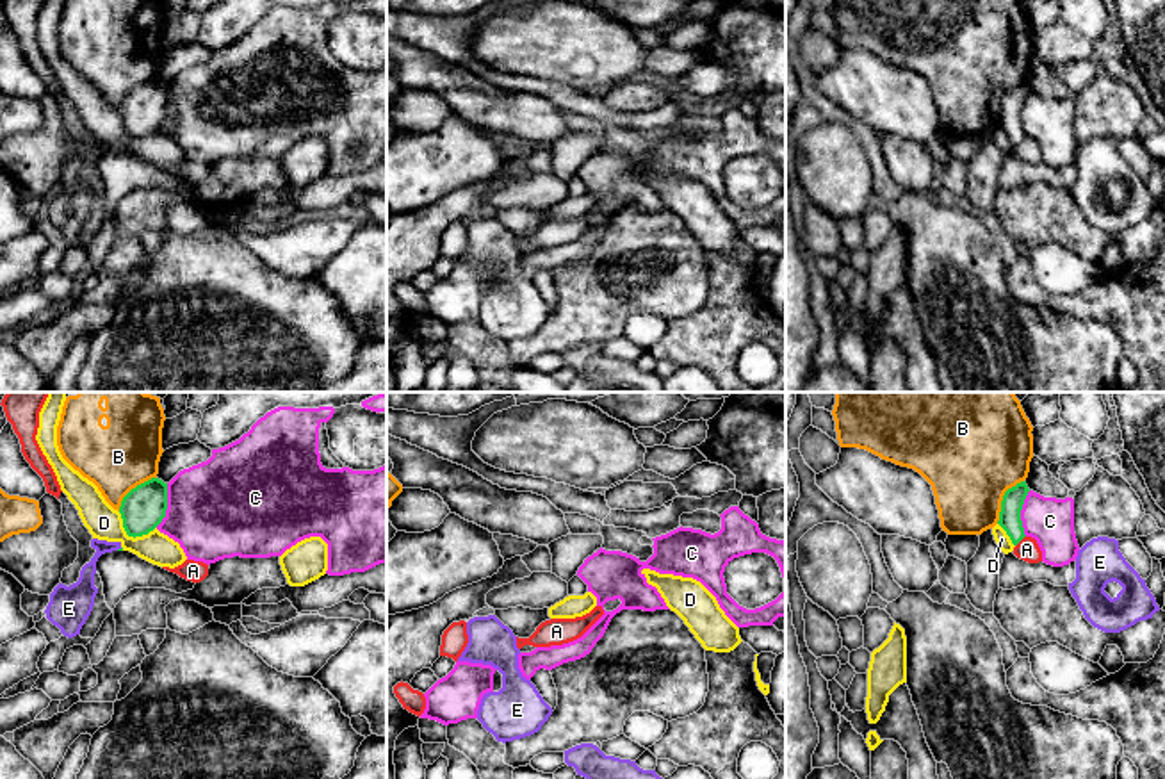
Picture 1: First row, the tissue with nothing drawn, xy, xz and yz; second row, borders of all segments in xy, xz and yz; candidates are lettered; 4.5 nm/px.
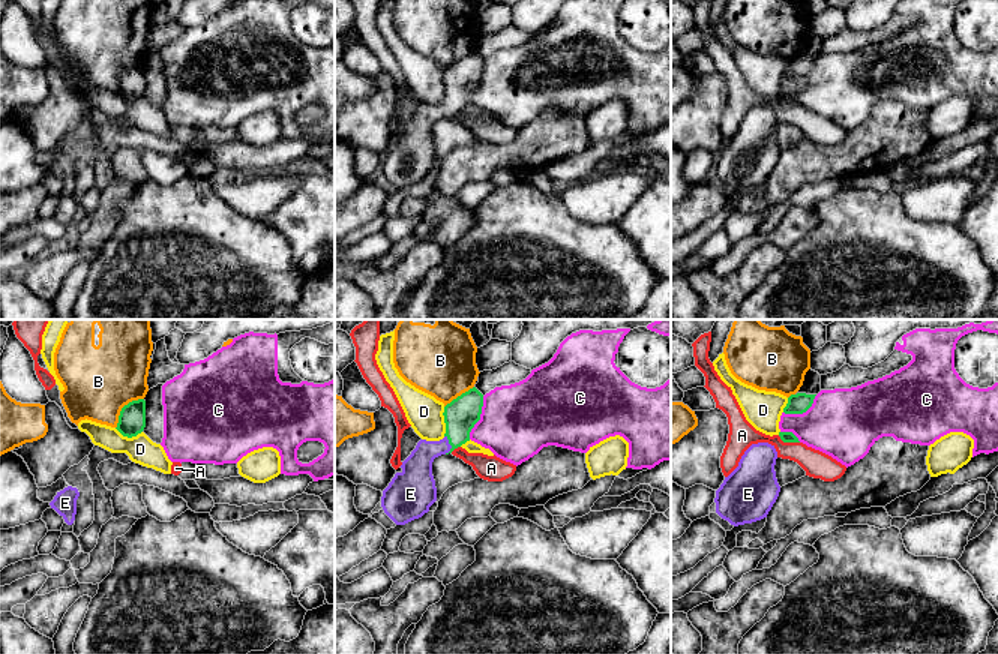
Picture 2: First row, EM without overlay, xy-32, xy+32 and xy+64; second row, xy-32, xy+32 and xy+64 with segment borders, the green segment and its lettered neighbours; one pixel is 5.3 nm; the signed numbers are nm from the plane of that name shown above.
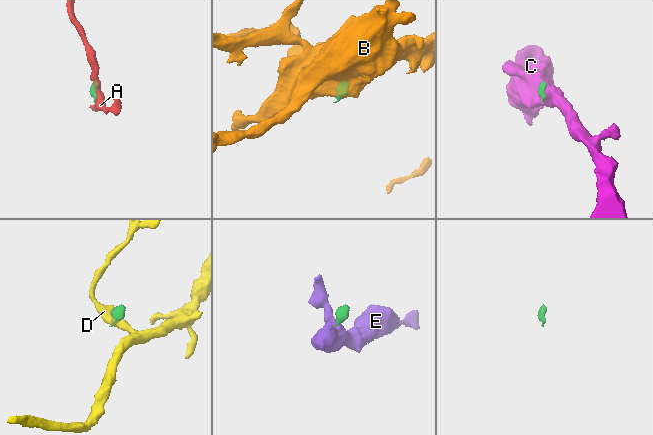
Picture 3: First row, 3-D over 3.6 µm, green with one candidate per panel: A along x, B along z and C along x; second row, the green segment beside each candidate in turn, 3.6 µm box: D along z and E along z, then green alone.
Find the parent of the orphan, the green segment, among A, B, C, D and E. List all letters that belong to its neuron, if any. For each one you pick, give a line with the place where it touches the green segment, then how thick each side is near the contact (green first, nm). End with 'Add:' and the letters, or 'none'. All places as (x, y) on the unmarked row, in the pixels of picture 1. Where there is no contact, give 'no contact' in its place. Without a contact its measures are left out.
E: xy (118, 150) | 20/120 nm
Add: E

